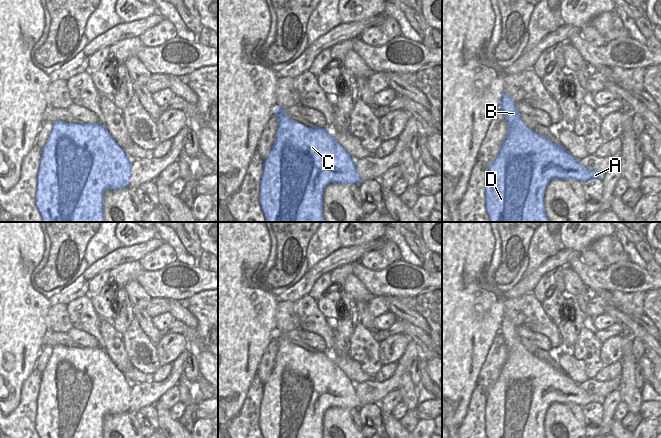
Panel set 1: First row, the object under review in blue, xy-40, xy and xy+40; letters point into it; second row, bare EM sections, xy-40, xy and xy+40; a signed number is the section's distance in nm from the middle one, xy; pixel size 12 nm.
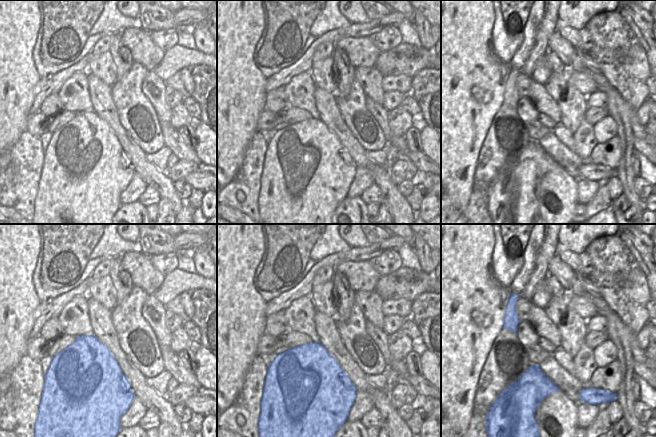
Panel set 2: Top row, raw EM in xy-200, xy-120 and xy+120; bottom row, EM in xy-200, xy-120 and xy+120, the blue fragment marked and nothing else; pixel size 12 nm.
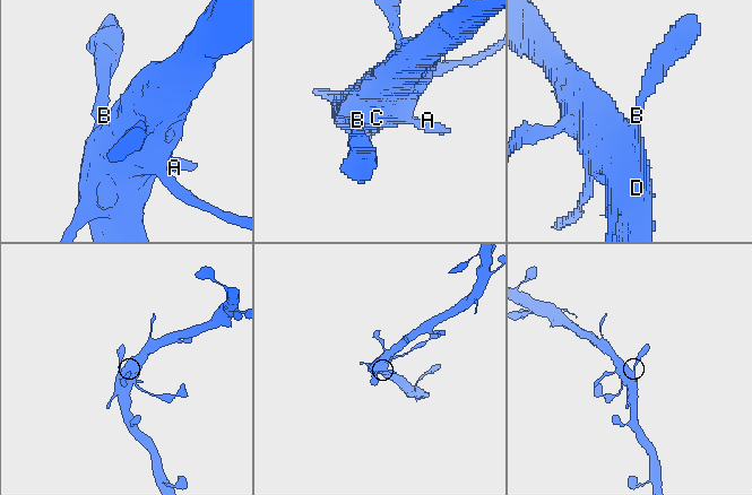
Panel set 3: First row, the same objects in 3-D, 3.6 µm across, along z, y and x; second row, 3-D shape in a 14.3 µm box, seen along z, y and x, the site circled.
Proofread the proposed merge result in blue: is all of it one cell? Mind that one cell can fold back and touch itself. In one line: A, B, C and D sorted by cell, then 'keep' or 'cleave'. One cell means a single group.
A B C D; keep

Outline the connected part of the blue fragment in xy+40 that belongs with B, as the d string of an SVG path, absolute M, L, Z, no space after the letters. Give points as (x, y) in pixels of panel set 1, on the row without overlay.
M503 316L499 332L507 346L507 360L499 378L487 391L485 404L485 434L487 438L545 438L544 419L553 403L574 403L585 406L601 403L602 398L580 388L562 369L540 360L520 342L517 328Z

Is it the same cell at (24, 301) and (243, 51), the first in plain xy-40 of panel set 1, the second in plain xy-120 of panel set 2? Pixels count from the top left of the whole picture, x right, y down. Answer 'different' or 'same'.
same

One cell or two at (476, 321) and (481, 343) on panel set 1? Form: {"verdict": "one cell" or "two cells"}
{"verdict": "one cell"}

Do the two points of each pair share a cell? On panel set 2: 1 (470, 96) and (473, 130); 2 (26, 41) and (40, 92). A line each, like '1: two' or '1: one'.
1: one
2: two

